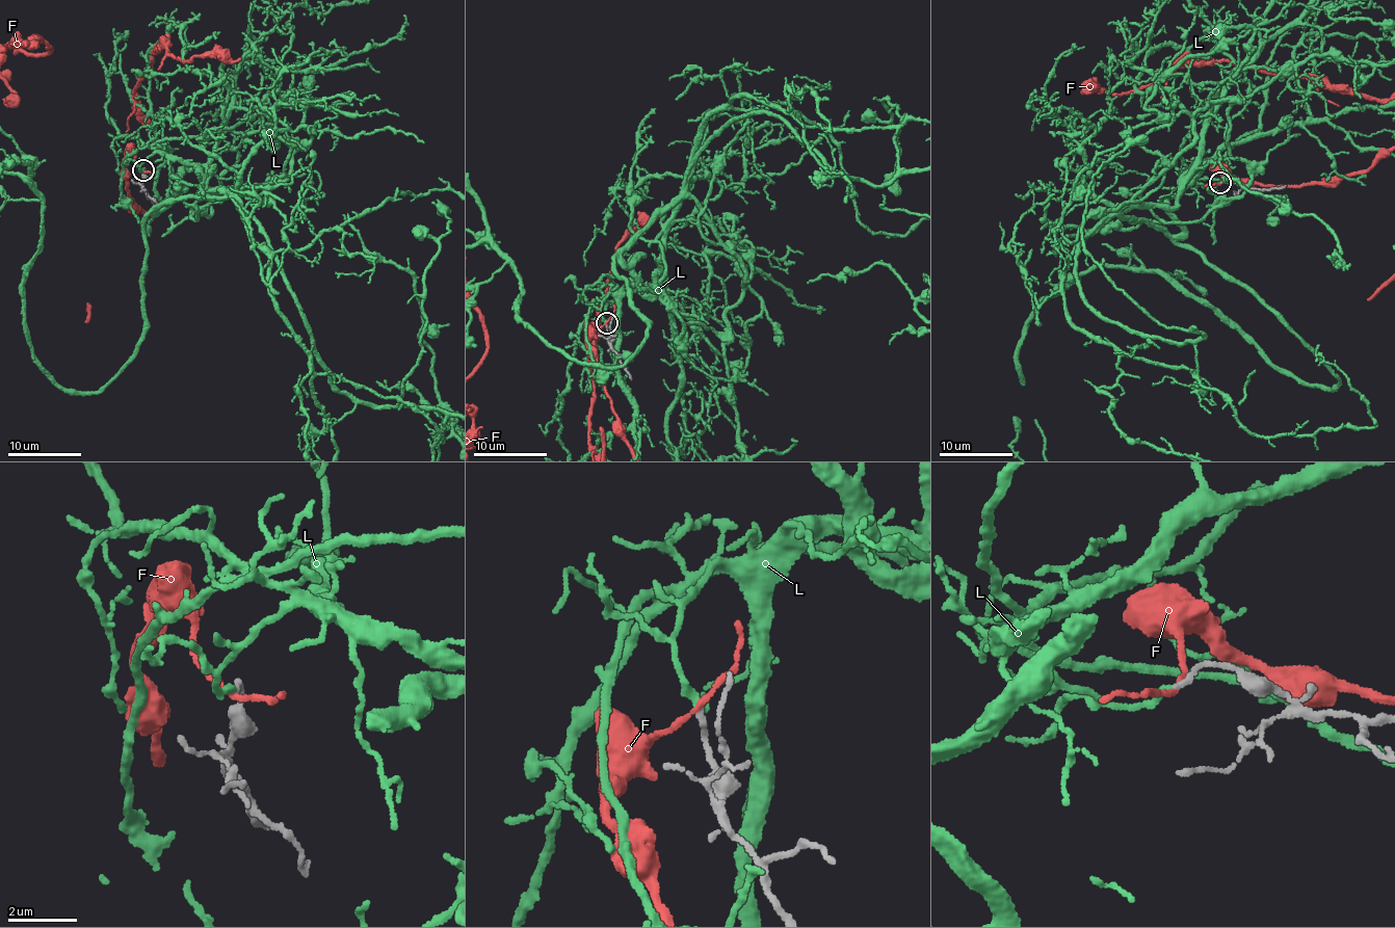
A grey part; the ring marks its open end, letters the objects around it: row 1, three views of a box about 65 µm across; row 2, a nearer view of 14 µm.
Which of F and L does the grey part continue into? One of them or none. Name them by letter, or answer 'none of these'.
L

